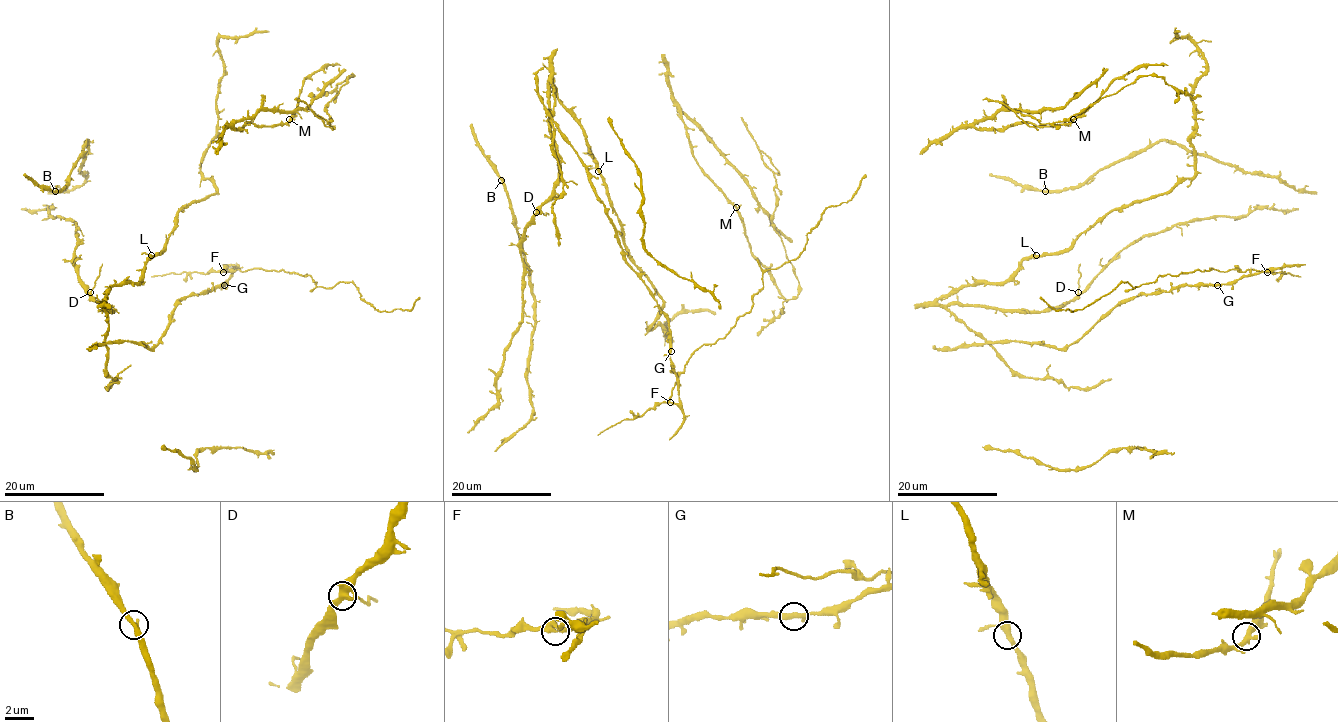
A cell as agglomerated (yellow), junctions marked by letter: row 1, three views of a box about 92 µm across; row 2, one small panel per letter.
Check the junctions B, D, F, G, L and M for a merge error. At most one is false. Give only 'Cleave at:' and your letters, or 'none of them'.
Cleave at: F

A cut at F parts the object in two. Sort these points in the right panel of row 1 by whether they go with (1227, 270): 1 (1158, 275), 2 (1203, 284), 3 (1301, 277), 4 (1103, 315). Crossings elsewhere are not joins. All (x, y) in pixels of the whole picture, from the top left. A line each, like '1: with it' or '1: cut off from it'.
1: with it
2: cut off from it
3: with it
4: cut off from it

